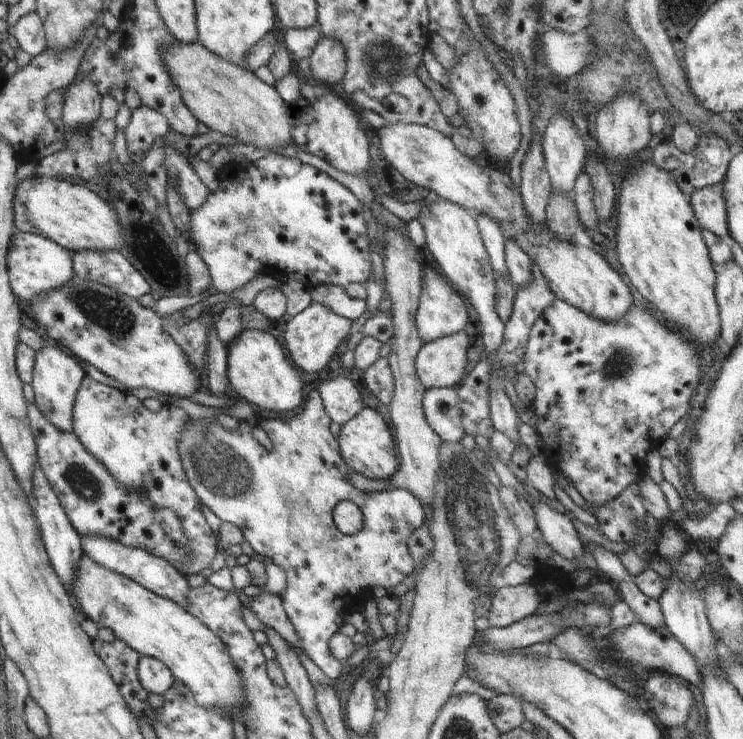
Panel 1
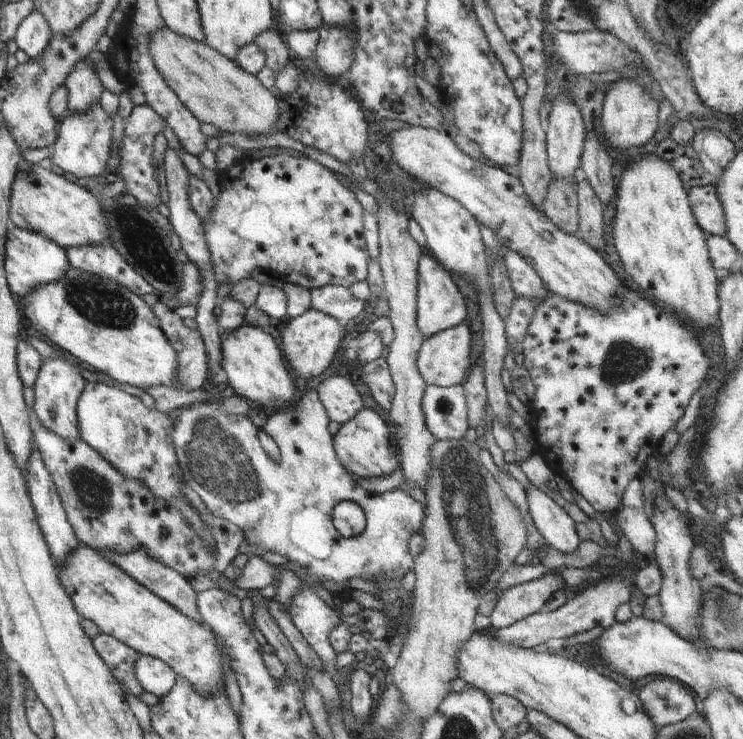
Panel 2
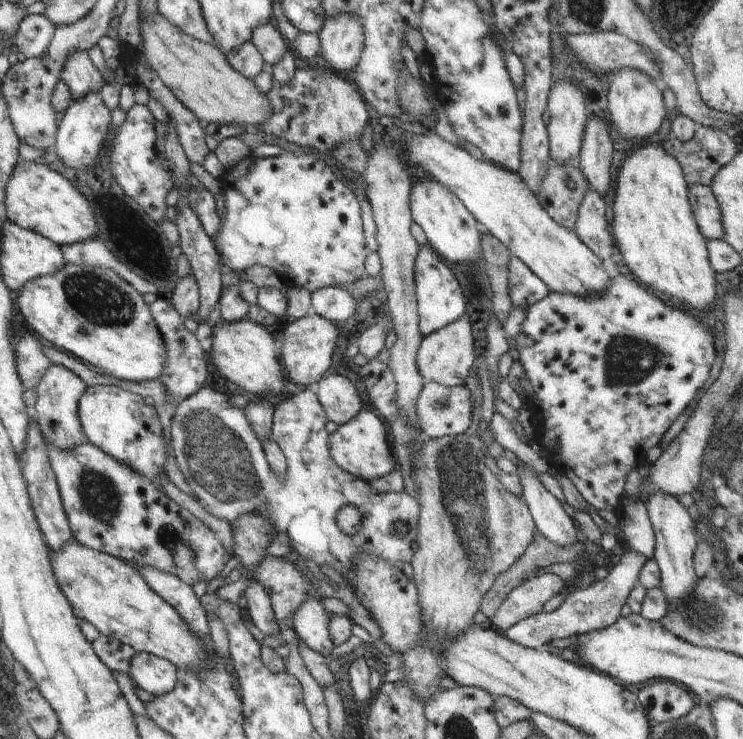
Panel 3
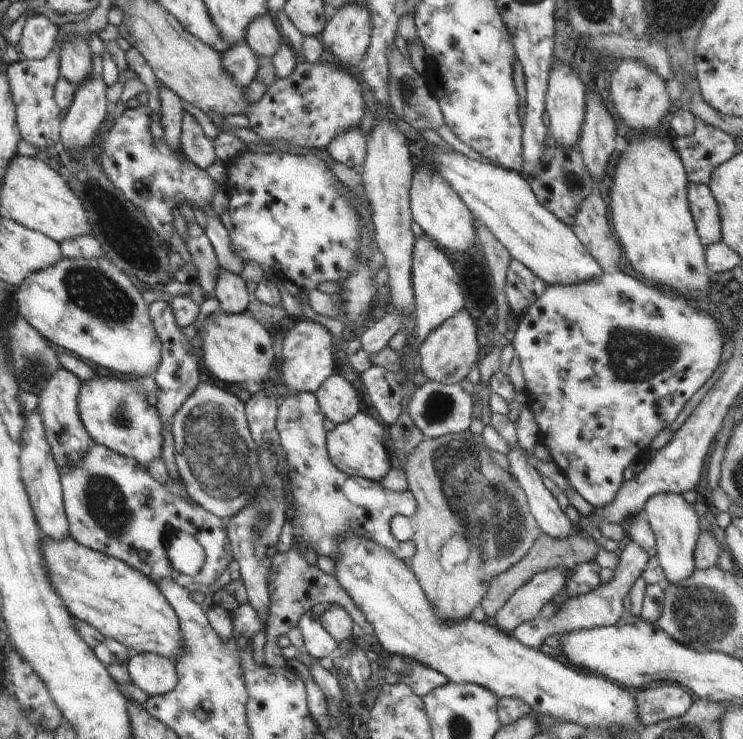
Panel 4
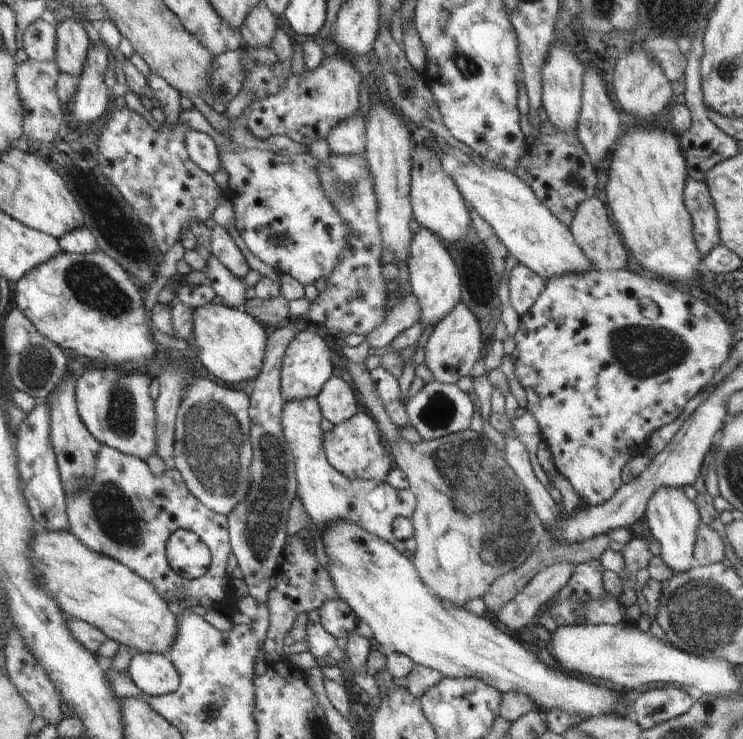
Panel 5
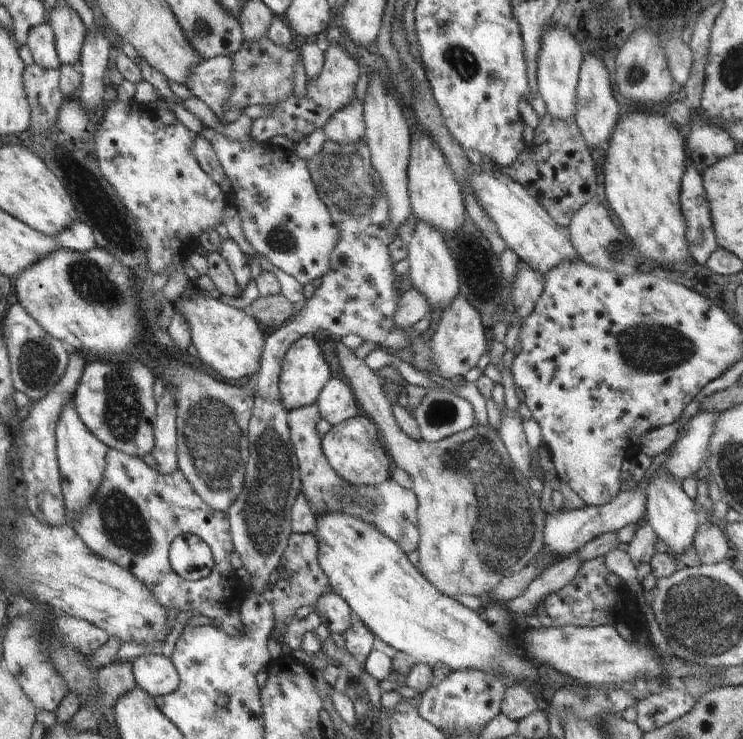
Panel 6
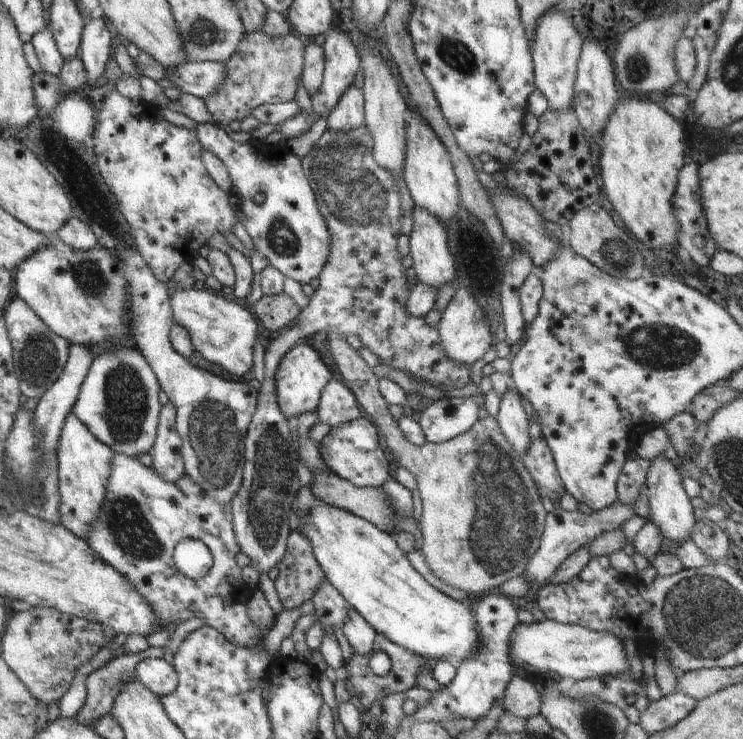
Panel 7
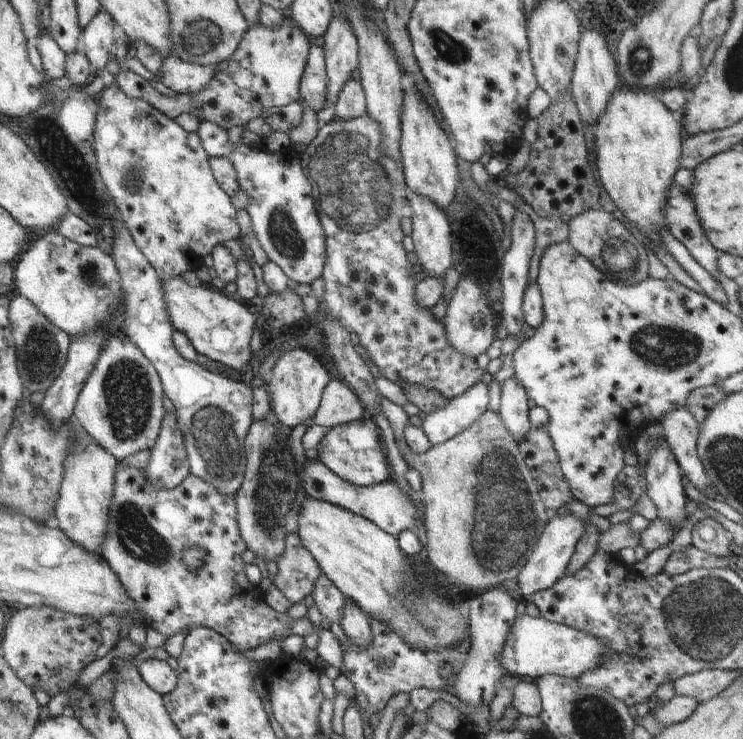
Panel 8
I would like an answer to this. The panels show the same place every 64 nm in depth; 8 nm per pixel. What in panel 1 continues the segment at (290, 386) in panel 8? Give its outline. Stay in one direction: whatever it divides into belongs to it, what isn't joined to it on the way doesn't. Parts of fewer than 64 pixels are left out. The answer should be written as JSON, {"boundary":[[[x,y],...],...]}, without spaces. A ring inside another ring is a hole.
{"boundary":[[[313,301],[297,316],[287,318],[284,340],[286,340],[286,348],[290,352],[293,364],[304,372],[325,370],[342,340],[349,336],[352,323],[352,320],[336,315],[325,305]]]}

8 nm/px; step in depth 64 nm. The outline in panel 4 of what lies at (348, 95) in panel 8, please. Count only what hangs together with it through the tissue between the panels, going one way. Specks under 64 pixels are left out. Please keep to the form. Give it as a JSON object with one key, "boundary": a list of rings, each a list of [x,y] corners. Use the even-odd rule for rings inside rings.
{"boundary":[[[348,128],[332,138],[327,145],[327,152],[331,157],[348,168],[360,170],[367,154],[365,136],[359,128]]]}

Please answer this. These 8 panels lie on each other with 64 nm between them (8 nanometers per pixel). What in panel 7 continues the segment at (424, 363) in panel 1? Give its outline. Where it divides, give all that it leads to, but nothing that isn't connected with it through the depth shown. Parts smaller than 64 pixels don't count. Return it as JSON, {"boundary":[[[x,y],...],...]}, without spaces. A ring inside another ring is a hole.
{"boundary":[[[459,288],[454,294],[442,312],[442,318],[437,328],[444,354],[448,356],[448,360],[454,360],[454,364],[461,366],[471,366],[476,360],[480,360],[495,341],[494,327],[490,325],[489,318],[478,306],[478,302],[470,296],[470,292],[464,288]]]}

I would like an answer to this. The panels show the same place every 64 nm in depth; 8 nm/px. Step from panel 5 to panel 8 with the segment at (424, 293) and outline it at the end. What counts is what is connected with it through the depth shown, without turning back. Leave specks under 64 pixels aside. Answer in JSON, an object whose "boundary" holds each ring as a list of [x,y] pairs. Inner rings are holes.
{"boundary":[[[407,190],[407,202],[412,209],[412,234],[409,234],[414,242],[414,252],[418,256],[420,266],[423,271],[421,276],[432,276],[432,278],[442,278],[446,274],[446,270],[450,270],[452,266],[452,258],[450,258],[450,226],[446,216],[440,212],[442,208],[438,208],[438,204],[426,200],[426,196],[418,196],[416,192]]]}

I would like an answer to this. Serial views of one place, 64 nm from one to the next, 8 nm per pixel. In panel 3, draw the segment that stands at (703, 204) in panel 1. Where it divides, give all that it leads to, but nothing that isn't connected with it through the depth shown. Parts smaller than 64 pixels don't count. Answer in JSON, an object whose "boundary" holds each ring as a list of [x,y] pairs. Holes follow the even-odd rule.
{"boundary":[[[694,184],[689,186],[688,200],[702,236],[706,240],[723,239],[722,213],[709,185]]]}

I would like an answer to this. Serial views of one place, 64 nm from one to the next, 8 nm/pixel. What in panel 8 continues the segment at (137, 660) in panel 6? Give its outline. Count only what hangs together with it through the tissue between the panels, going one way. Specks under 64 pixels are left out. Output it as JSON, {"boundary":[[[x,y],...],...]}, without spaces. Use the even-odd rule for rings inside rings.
{"boundary":[[[147,659],[136,664],[135,668],[142,681],[154,692],[165,696],[177,688],[177,673],[159,659]]]}

